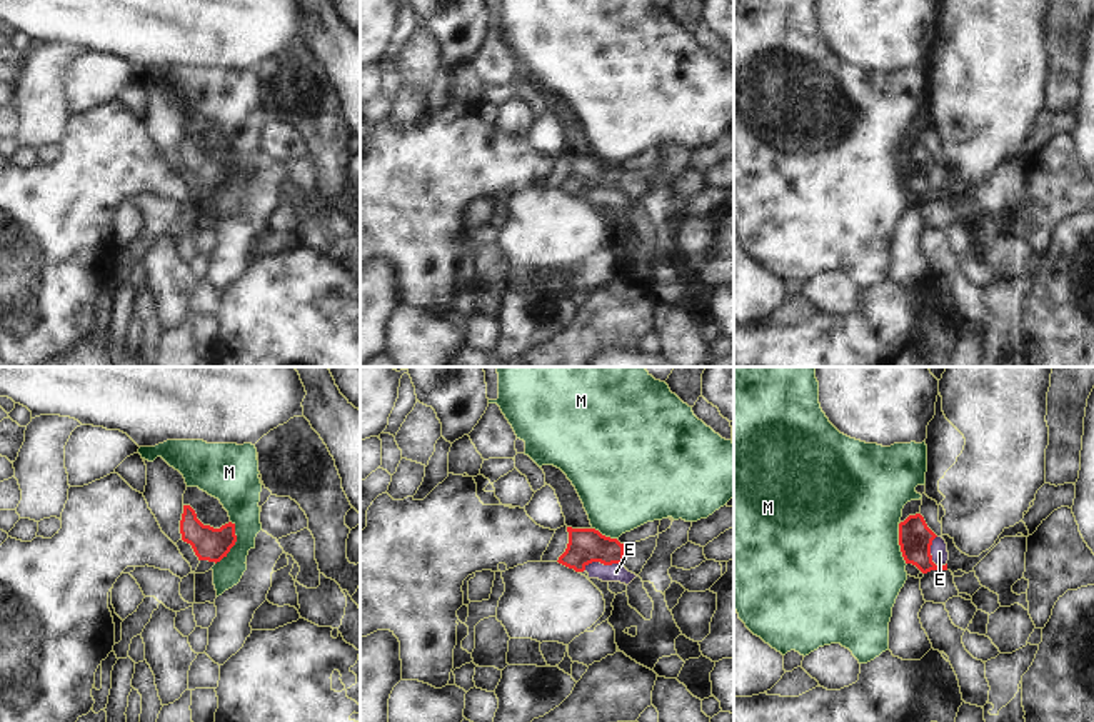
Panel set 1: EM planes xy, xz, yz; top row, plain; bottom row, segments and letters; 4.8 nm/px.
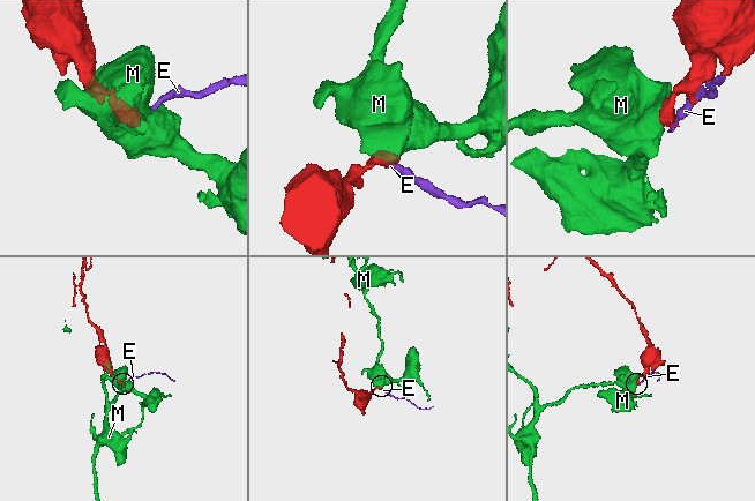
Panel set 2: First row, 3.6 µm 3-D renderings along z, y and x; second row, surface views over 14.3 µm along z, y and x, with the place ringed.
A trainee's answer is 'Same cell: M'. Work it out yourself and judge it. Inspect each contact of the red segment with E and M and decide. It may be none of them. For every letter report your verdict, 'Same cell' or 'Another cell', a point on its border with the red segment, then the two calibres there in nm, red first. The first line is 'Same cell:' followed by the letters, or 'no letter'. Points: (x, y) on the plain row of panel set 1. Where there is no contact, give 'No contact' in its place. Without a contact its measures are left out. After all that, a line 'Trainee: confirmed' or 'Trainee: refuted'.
Same cell: no letter
E: Another cell. Touches red at xz (601, 189). Thickness 170 nm (red) against 90 nm
M: Another cell. Touches red at xy (235, 167). Thickness 160 nm (red) against 220 nm.
Trainee: refuted

